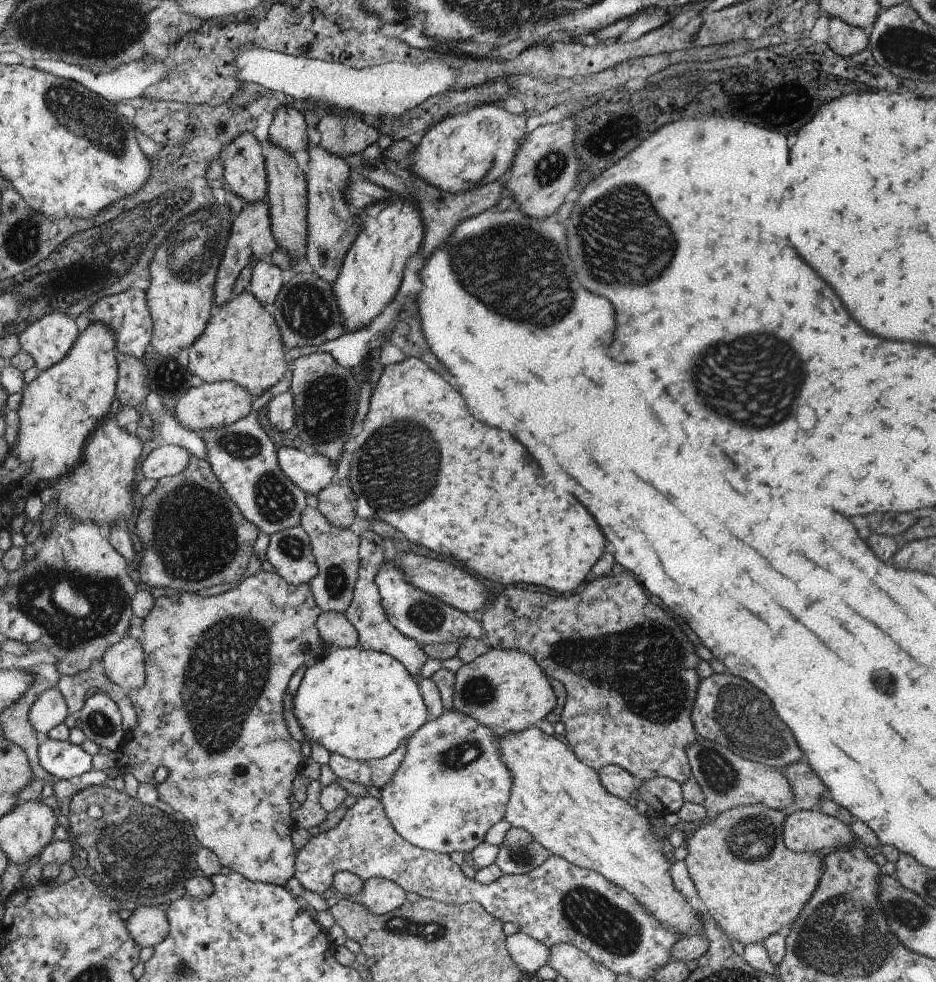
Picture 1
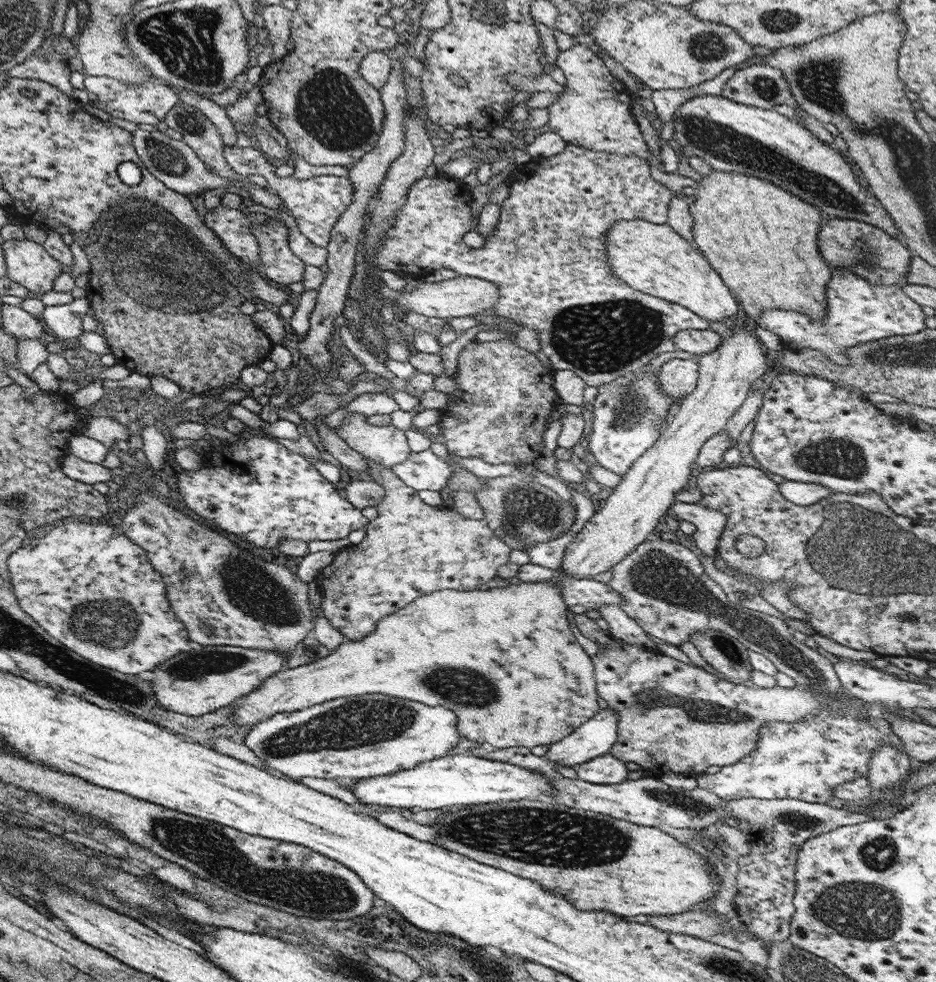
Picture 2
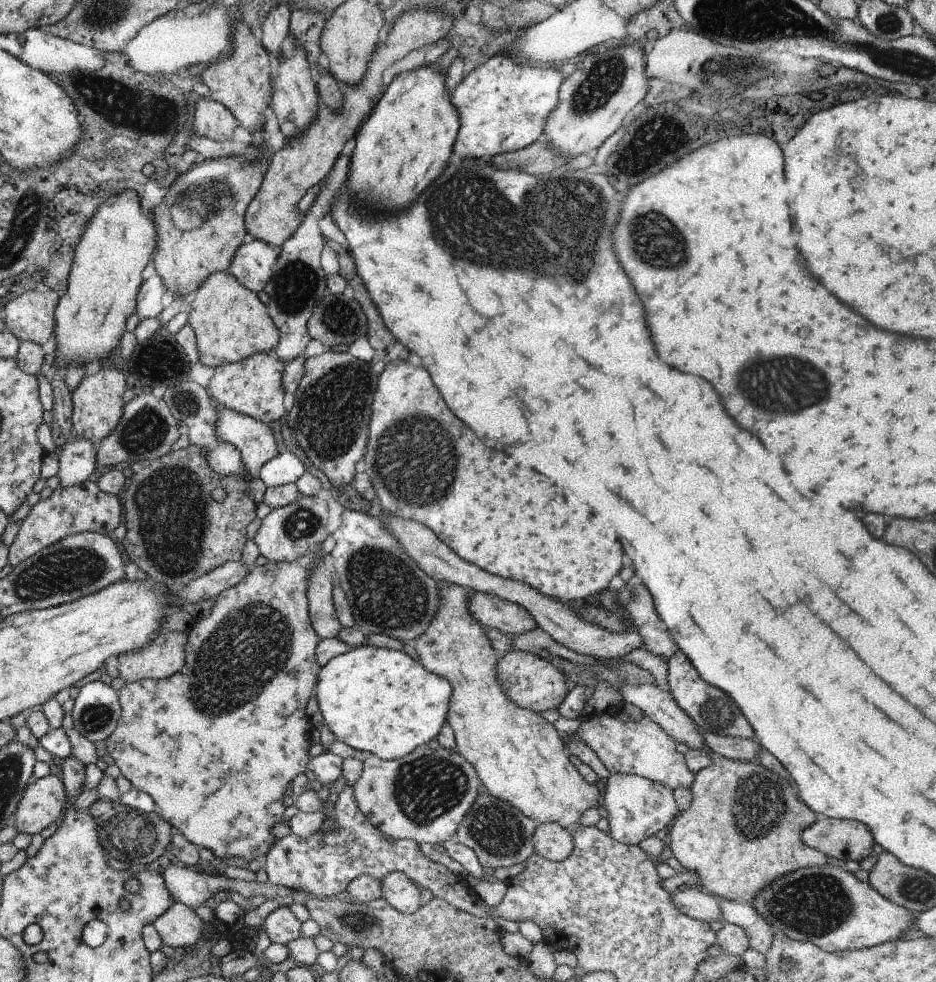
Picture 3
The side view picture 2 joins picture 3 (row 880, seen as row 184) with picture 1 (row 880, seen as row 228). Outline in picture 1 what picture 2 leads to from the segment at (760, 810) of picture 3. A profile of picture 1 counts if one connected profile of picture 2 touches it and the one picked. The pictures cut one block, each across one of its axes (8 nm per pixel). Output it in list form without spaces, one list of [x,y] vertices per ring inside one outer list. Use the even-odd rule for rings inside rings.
[[[765,806],[735,808],[719,814],[713,822],[697,828],[687,838],[685,866],[699,900],[707,908],[709,916],[721,926],[725,936],[735,938],[745,946],[763,944],[783,926],[789,928],[809,902],[823,874],[823,862],[815,854],[795,854],[785,846],[783,824],[787,814],[789,812],[777,812]]]

